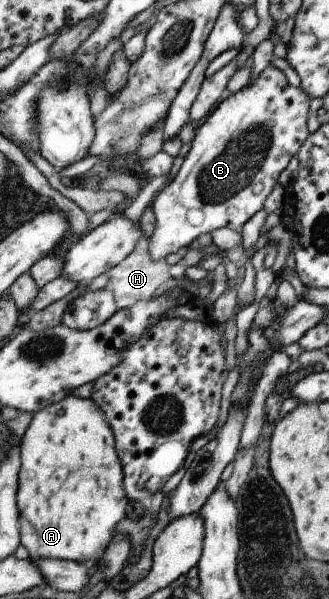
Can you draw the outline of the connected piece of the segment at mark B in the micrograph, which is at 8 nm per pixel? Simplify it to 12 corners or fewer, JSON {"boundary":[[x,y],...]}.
{"boundary":[[269,65],[196,129],[152,203],[149,254],[264,209],[312,135]]}

